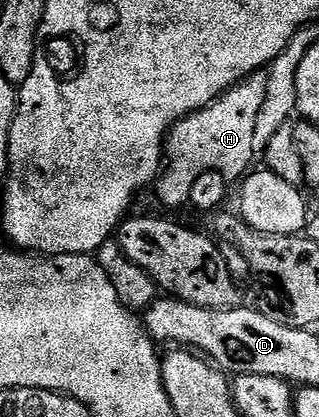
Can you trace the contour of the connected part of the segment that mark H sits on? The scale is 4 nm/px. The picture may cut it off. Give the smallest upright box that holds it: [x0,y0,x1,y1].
[156,73,267,209]

